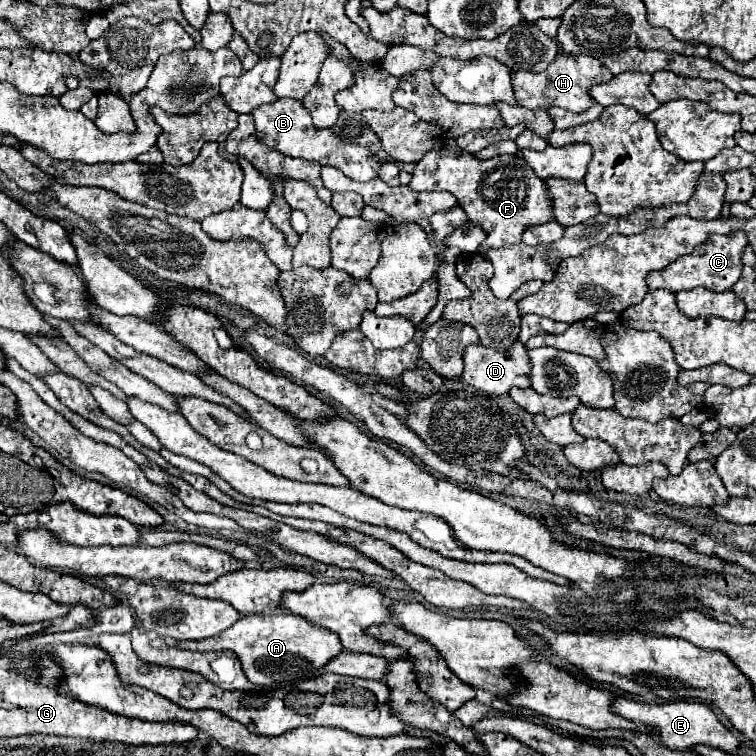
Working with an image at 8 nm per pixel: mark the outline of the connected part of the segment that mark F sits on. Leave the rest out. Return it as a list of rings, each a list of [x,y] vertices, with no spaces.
[[[445,140],[433,146],[419,164],[415,164],[411,190],[445,190],[451,192],[471,222],[487,232],[481,252],[519,244],[529,226],[553,222],[553,200],[547,184],[535,176],[521,154],[499,154],[489,160],[479,160],[469,152],[461,152],[455,140]]]

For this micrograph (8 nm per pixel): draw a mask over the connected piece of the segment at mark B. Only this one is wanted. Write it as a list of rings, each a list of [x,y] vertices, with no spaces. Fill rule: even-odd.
[[[279,98],[273,104],[267,106],[259,106],[259,110],[253,110],[253,122],[257,128],[257,138],[259,142],[263,142],[265,146],[279,150],[285,156],[291,158],[305,158],[305,160],[315,160],[321,166],[337,166],[339,170],[343,170],[343,174],[351,176],[351,180],[357,182],[369,182],[373,178],[377,178],[379,166],[383,166],[383,160],[373,154],[369,148],[365,146],[349,146],[343,144],[333,130],[319,130],[313,126],[311,116],[307,114],[307,110],[303,108],[303,104],[299,100],[293,98]]]

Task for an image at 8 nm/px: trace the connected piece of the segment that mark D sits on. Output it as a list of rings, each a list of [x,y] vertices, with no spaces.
[[[517,340],[507,350],[495,350],[487,348],[483,344],[469,344],[463,352],[463,374],[459,376],[459,382],[469,384],[477,390],[483,390],[487,394],[507,394],[511,386],[529,388],[529,372],[531,372],[531,360],[527,358],[527,348]]]

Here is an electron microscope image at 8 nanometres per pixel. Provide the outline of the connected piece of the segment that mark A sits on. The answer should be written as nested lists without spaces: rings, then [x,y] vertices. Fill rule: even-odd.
[[[267,614],[267,616],[241,616],[231,628],[219,636],[207,640],[187,640],[179,642],[185,650],[197,652],[223,652],[233,650],[243,664],[243,672],[249,682],[257,686],[283,686],[293,684],[295,680],[311,678],[311,670],[319,672],[329,660],[343,652],[341,640],[331,630],[299,618],[295,614]]]

